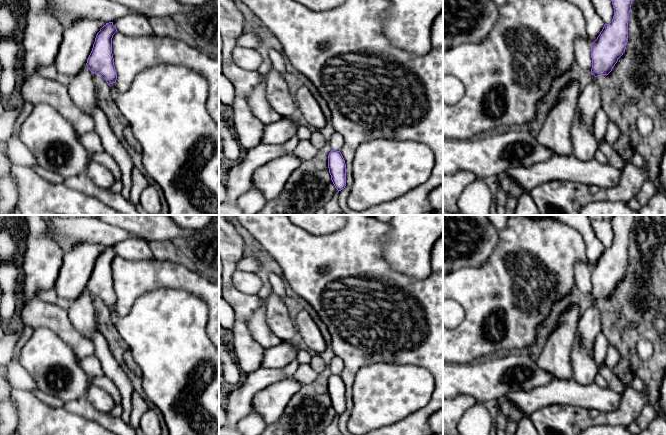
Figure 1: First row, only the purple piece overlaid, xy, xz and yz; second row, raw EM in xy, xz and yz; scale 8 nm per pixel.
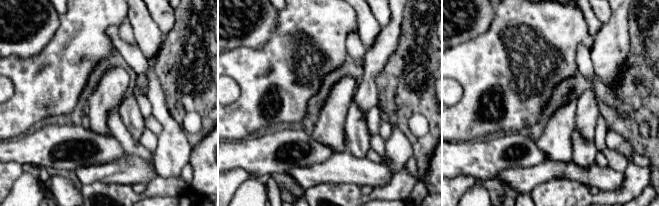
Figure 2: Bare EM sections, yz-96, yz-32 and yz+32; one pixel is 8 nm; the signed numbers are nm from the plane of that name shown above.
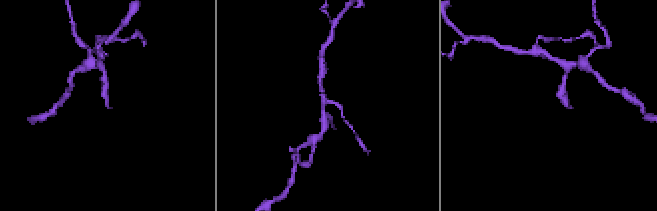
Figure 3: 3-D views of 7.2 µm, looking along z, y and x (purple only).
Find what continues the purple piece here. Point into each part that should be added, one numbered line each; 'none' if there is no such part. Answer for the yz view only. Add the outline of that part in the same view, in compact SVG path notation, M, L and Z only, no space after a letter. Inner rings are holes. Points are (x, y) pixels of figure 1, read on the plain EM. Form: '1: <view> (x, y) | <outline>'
1: yz (589, 324) | M591 298L589 308L580 316L578 322L578 333L581 336L581 344L591 357L594 355L594 344L600 328L600 312L595 300Z

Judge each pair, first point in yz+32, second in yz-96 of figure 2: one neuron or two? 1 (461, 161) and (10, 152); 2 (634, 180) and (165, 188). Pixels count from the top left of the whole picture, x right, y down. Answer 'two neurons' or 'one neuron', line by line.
1: one neuron
2: one neuron

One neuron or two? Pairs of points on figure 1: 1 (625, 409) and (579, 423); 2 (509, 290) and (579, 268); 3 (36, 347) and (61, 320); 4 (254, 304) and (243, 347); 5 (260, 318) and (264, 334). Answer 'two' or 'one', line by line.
1: one
2: two
3: two
4: one
5: one

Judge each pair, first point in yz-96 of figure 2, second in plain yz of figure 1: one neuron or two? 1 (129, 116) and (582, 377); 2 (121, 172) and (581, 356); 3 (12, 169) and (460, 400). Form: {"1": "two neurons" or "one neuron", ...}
{"1": "one neuron", "2": "two neurons", "3": "one neuron"}

